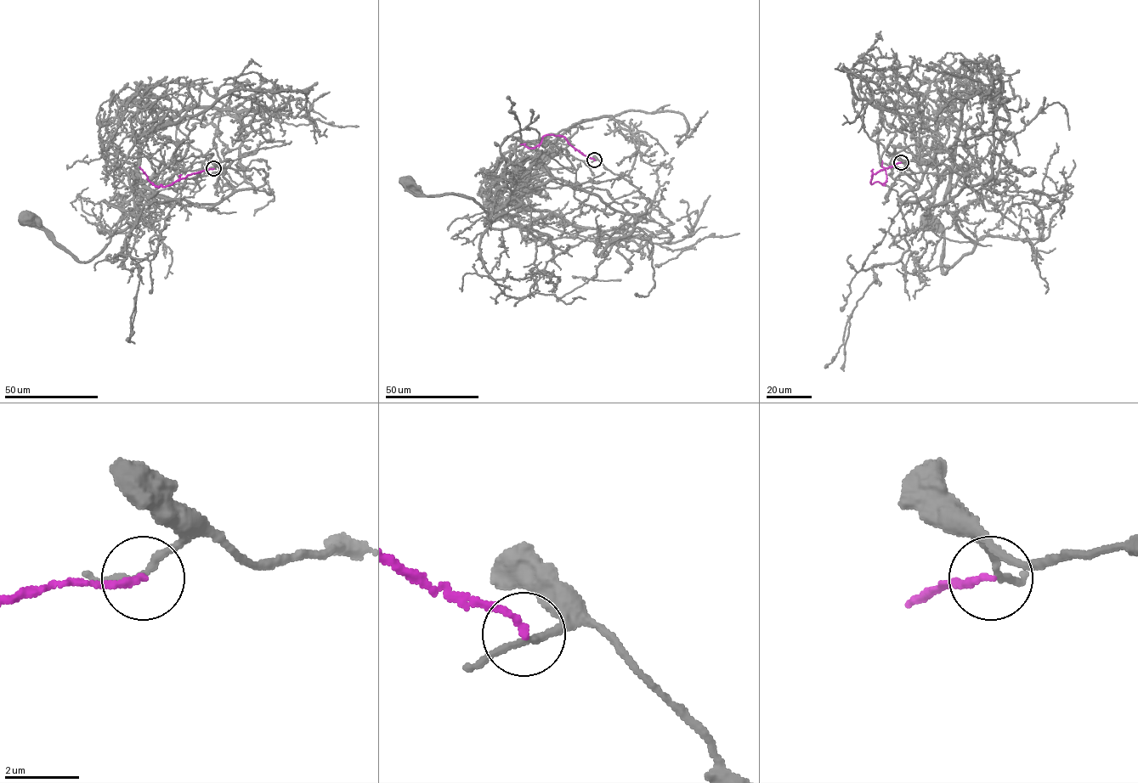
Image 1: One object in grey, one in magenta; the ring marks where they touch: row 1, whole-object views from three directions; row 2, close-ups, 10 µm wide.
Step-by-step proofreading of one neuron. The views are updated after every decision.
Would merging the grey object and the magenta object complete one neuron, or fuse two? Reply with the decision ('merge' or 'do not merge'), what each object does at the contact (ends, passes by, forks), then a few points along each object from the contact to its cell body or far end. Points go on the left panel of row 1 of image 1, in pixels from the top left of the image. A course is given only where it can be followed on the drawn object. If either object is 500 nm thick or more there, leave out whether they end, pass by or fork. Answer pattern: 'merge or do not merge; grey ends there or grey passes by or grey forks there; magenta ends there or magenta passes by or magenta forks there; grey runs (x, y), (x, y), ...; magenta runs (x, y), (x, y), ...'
do not merge; grey passes by; magenta ends there; grey runs (213, 168), (267, 175), (263, 184), (217, 203), (145, 204), (135, 226), (126, 222), (87, 261), (25, 218); magenta runs (213, 169), (188, 175), (162, 187), (153, 184), (139, 166)

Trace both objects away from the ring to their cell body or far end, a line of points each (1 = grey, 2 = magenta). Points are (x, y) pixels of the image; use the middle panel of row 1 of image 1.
1: (594, 160), (644, 213), (530, 157), (491, 221), (406, 183)
2: (594, 160), (574, 149), (564, 137), (543, 136), (534, 147), (520, 144)

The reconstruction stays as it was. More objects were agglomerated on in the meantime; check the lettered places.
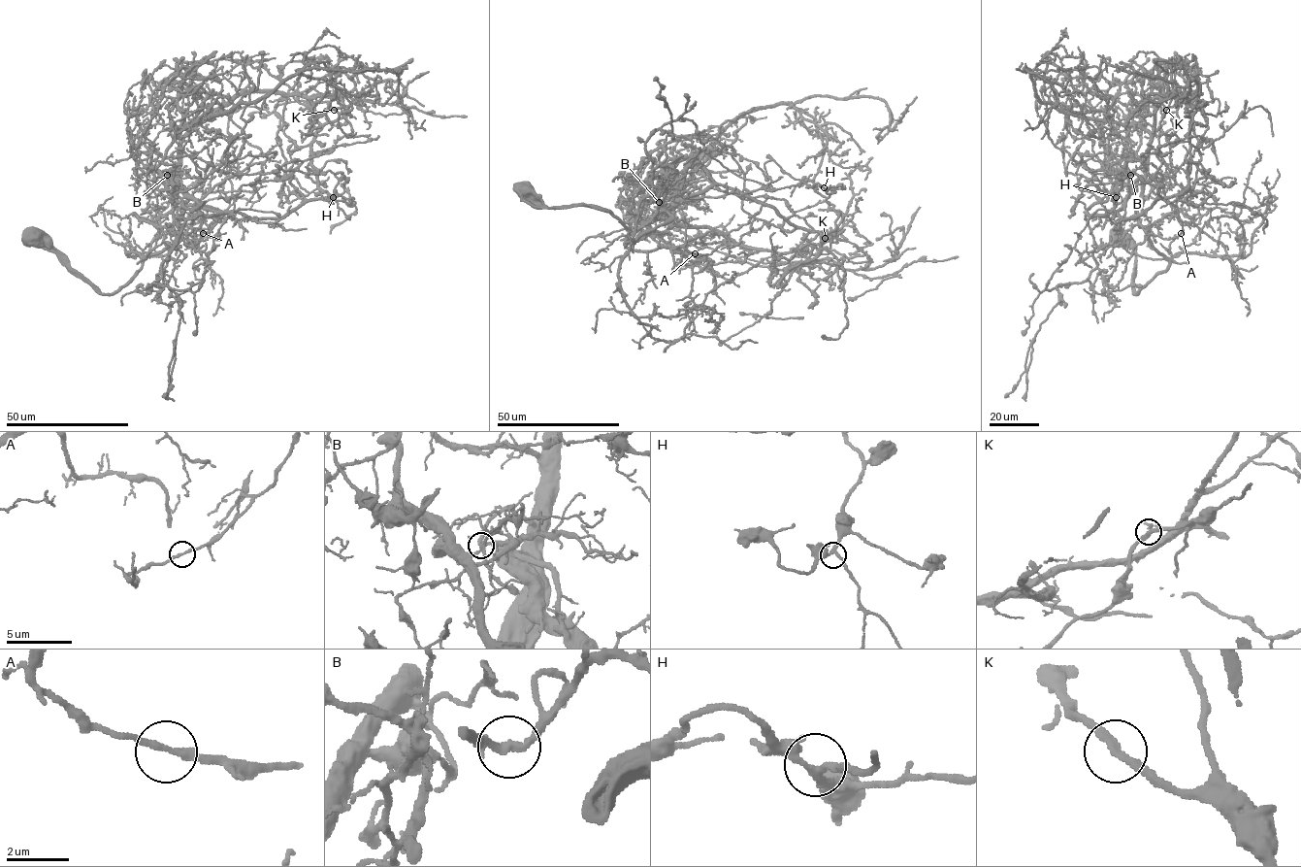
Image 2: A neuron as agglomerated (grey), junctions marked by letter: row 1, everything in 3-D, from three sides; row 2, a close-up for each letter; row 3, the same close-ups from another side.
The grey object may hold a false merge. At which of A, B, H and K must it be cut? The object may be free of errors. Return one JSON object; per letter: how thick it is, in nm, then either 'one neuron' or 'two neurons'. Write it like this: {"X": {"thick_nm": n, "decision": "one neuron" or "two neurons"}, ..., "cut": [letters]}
{"A": {"thick_nm": 220, "decision": "one neuron"}, "B": {"thick_nm": 240, "decision": "one neuron"}, "H": {"thick_nm": 240, "decision": "one neuron"}, "K": {"thick_nm": 280, "decision": "one neuron"}, "cut": []}

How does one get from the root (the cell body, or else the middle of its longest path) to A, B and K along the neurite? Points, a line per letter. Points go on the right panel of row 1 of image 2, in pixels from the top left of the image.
A: (1118, 237), (1135, 245), (1136, 293), (1168, 264), (1148, 233), (1163, 239), (1181, 233)
B: (1118, 237), (1135, 245), (1136, 293), (1168, 261), (1139, 222), (1145, 173), (1137, 168), (1130, 175)
K: (1118, 237), (1136, 293), (1168, 260), (1096, 246), (1085, 216), (1186, 190), (1192, 108), (1166, 110)

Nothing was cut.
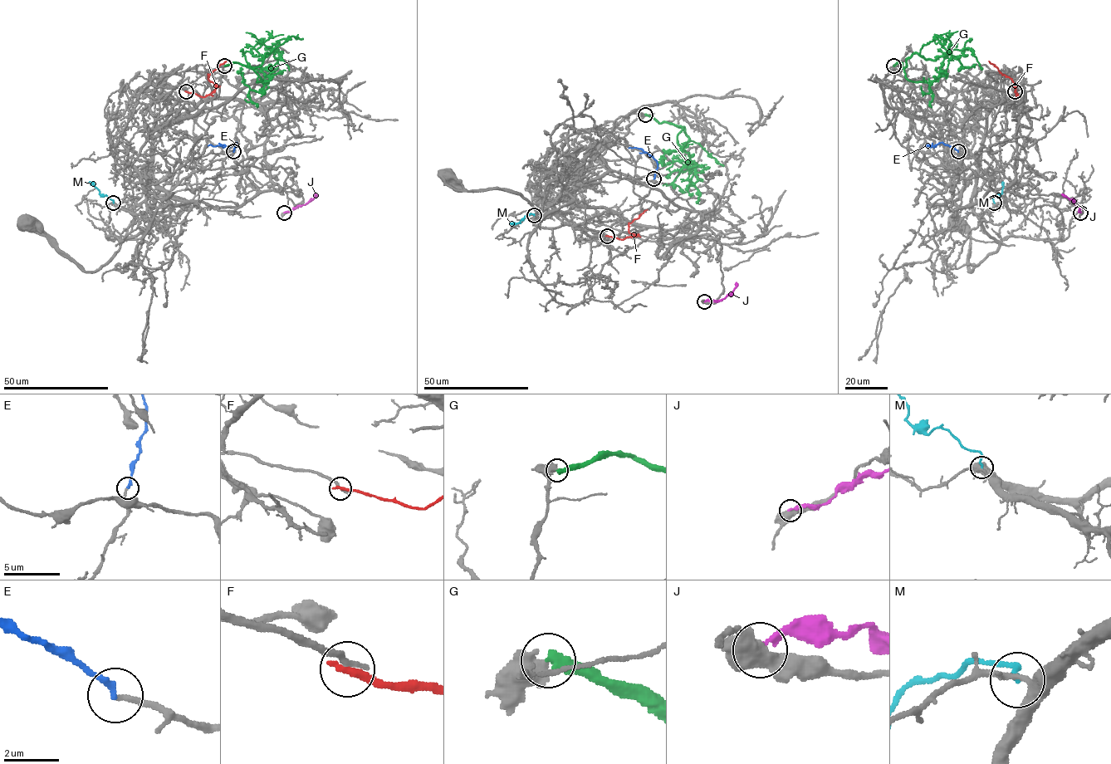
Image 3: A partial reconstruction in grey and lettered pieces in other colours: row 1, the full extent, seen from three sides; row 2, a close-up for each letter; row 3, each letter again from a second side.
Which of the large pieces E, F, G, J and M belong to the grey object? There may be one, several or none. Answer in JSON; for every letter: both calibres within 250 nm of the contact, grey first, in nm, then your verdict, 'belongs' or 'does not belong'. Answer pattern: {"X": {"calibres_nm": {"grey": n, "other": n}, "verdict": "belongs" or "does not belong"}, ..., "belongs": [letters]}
{"E": {"calibres_nm": {"grey": 180, "other": 240}, "verdict": "belongs"}, "F": {"calibres_nm": {"grey": 280, "other": 300}, "verdict": "does not belong"}, "G": {"calibres_nm": {"grey": 600, "other": 360}, "verdict": "does not belong"}, "J": {"calibres_nm": {"grey": 600, "other": 240}, "verdict": "does not belong"}, "M": {"calibres_nm": {"grey": 240, "other": 180}, "verdict": "does not belong"}, "belongs": ["E"]}

